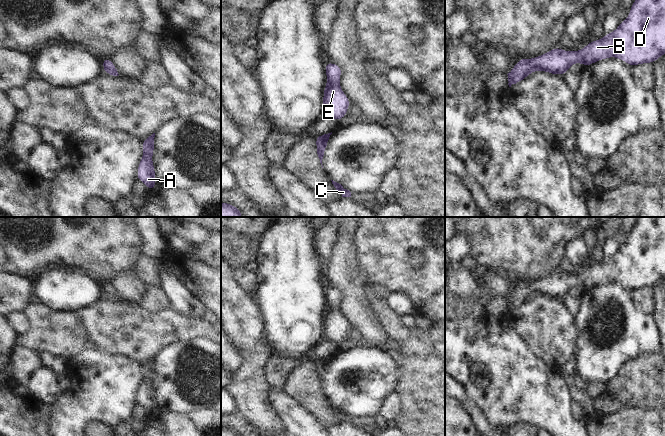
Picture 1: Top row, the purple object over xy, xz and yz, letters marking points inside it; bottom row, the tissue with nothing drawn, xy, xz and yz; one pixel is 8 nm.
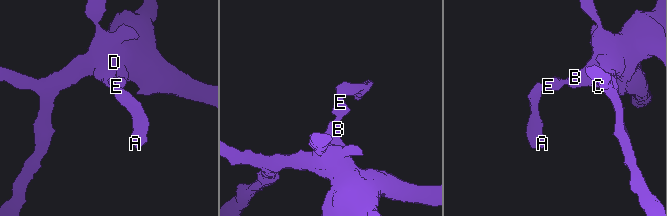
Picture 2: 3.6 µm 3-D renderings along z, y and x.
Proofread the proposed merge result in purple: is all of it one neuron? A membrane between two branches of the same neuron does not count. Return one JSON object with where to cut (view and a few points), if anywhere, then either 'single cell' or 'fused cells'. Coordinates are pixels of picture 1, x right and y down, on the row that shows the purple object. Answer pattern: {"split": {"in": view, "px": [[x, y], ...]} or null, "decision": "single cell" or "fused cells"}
{"split": null, "decision": "single cell"}

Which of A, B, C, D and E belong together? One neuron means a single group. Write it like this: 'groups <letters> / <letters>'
groups A B C D E

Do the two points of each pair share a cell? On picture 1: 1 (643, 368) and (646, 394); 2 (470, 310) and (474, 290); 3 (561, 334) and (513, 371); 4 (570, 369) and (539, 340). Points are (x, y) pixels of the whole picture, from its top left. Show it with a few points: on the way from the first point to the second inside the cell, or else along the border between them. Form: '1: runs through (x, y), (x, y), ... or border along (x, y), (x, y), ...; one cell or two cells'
1: runs through (643, 374), (646, 388); one cell
2: border along (455, 294), (465, 300), (477, 302), (484, 307); two cells
3: border along (519, 336), (535, 355), (553, 368); two cells
4: border along (573, 357), (558, 370); two cells

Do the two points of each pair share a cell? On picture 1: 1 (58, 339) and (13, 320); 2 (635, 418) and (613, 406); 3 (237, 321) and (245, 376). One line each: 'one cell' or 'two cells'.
1: two cells
2: two cells
3: one cell

